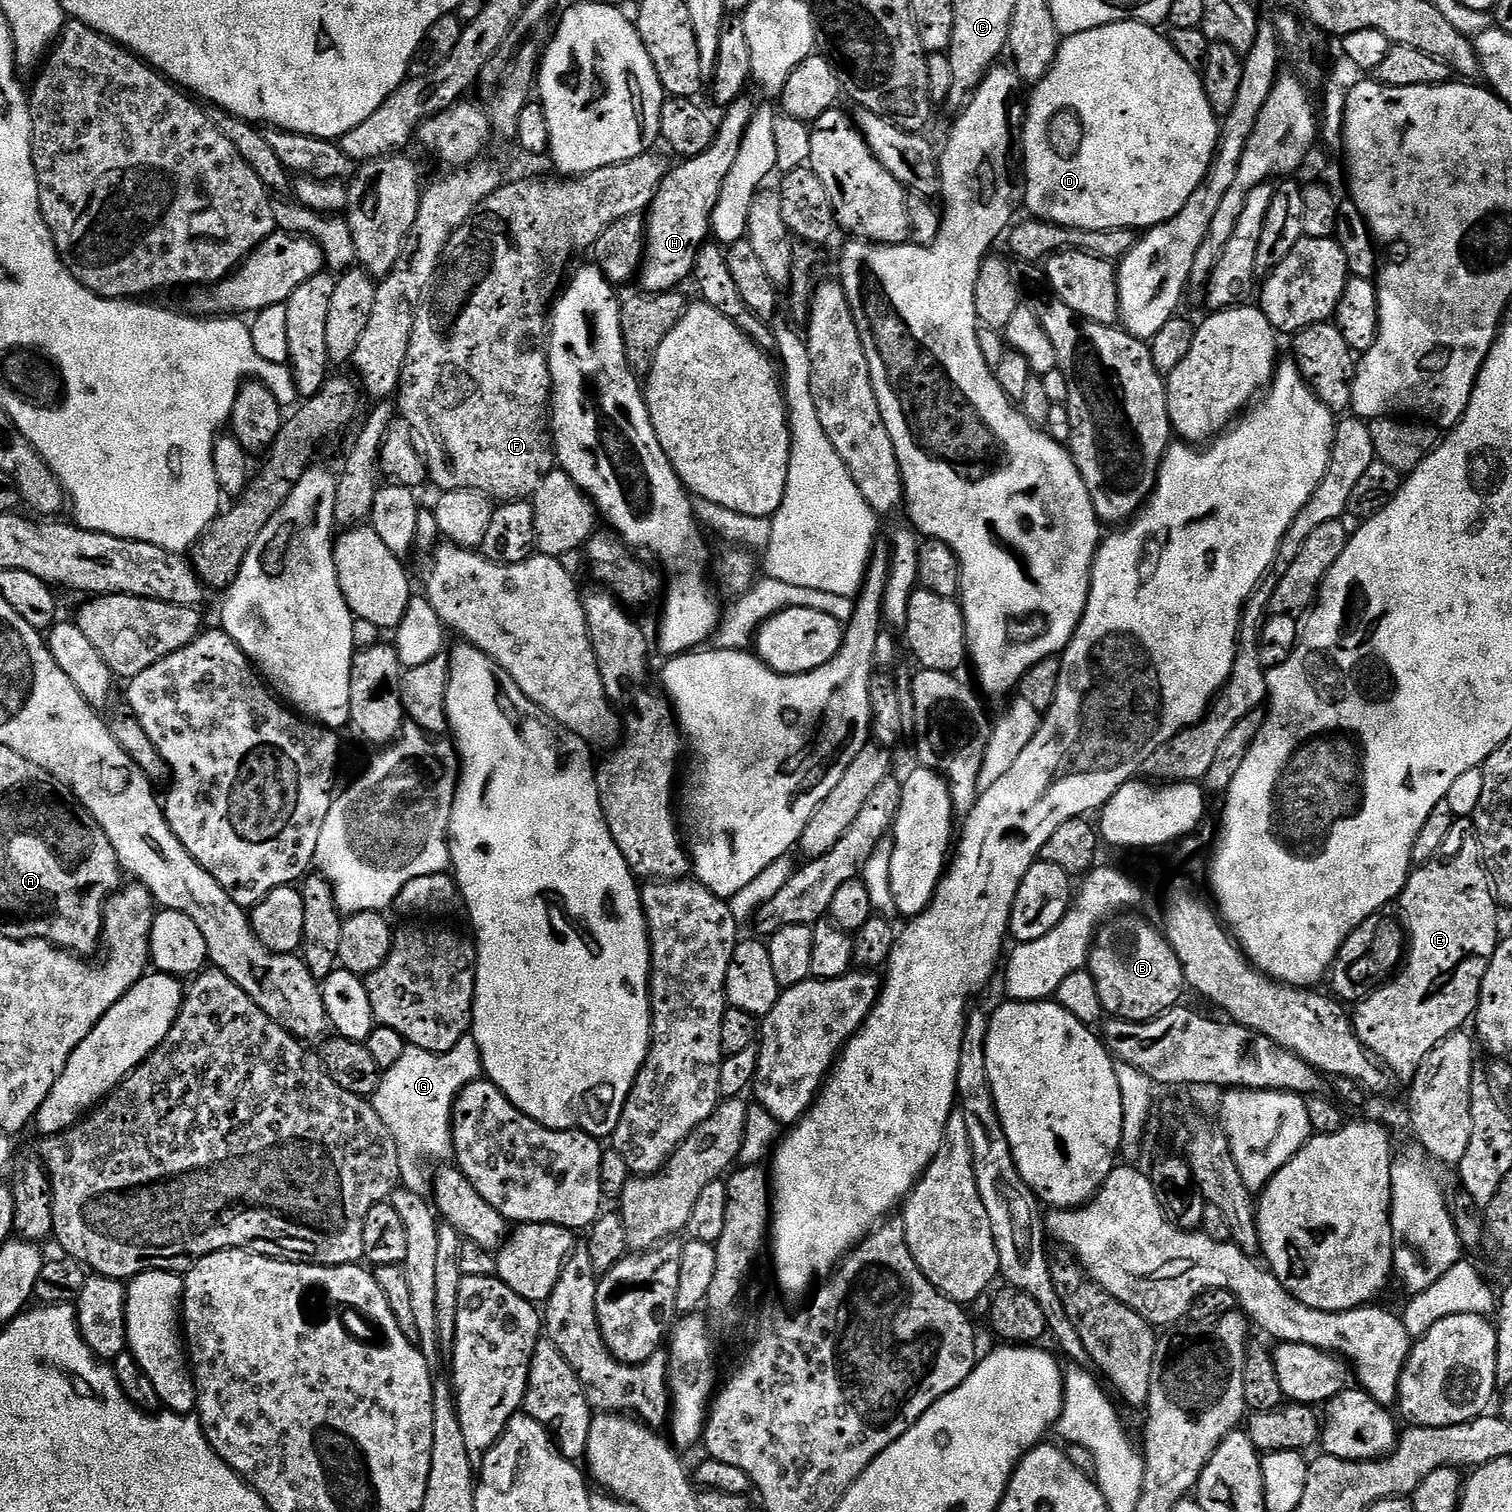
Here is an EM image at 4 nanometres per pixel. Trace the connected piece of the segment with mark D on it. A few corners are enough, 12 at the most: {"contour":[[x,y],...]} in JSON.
{"contour":[[1137,20],[1064,36],[1024,114],[1022,204],[1147,230],[1220,141]]}

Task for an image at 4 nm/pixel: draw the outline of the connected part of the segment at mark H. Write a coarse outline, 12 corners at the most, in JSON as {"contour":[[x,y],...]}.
{"contour":[[757,105],[723,109],[716,138],[673,167],[646,213],[638,284],[681,287]]}

